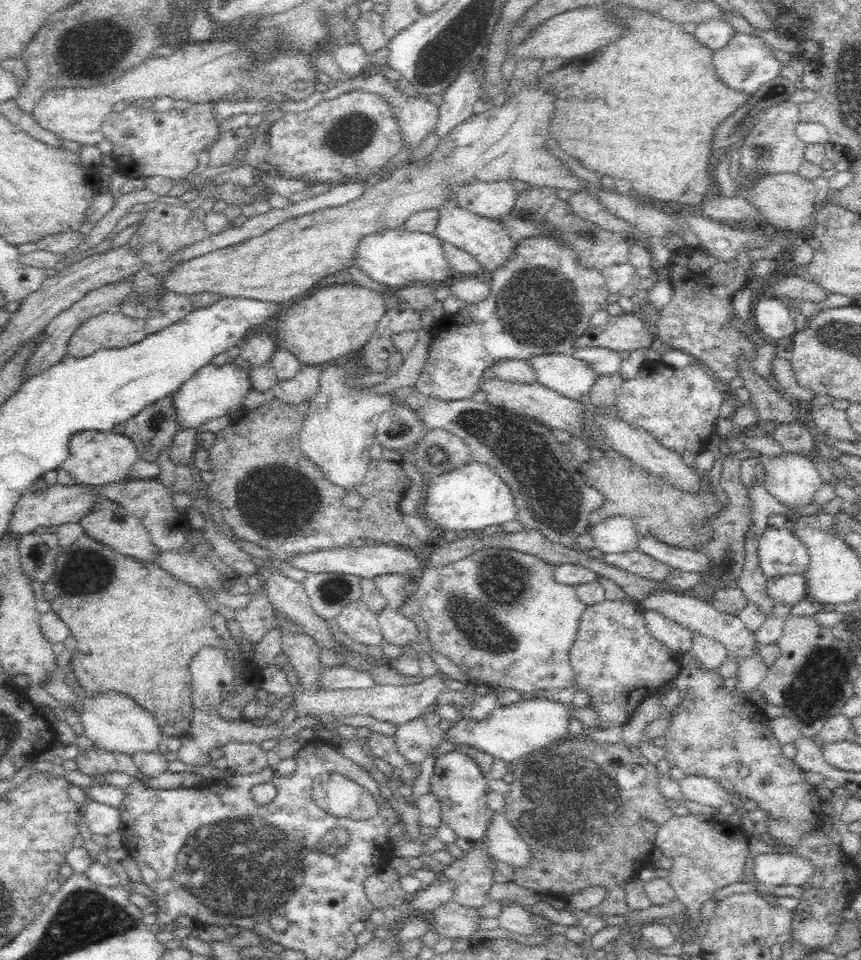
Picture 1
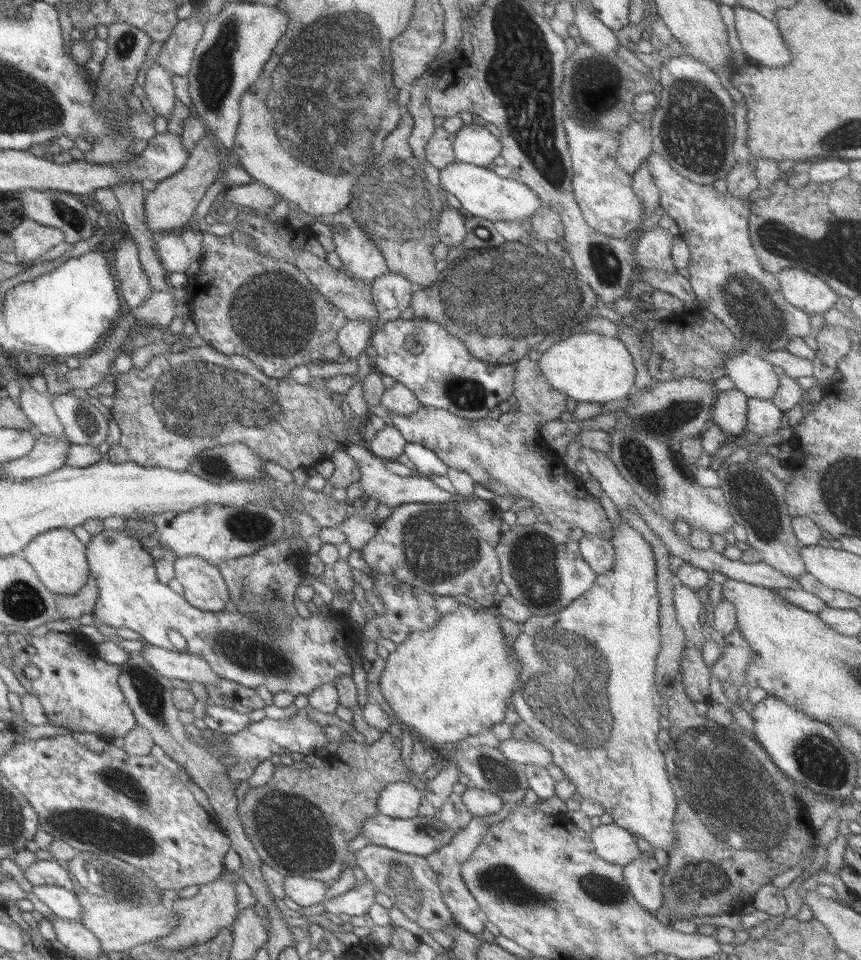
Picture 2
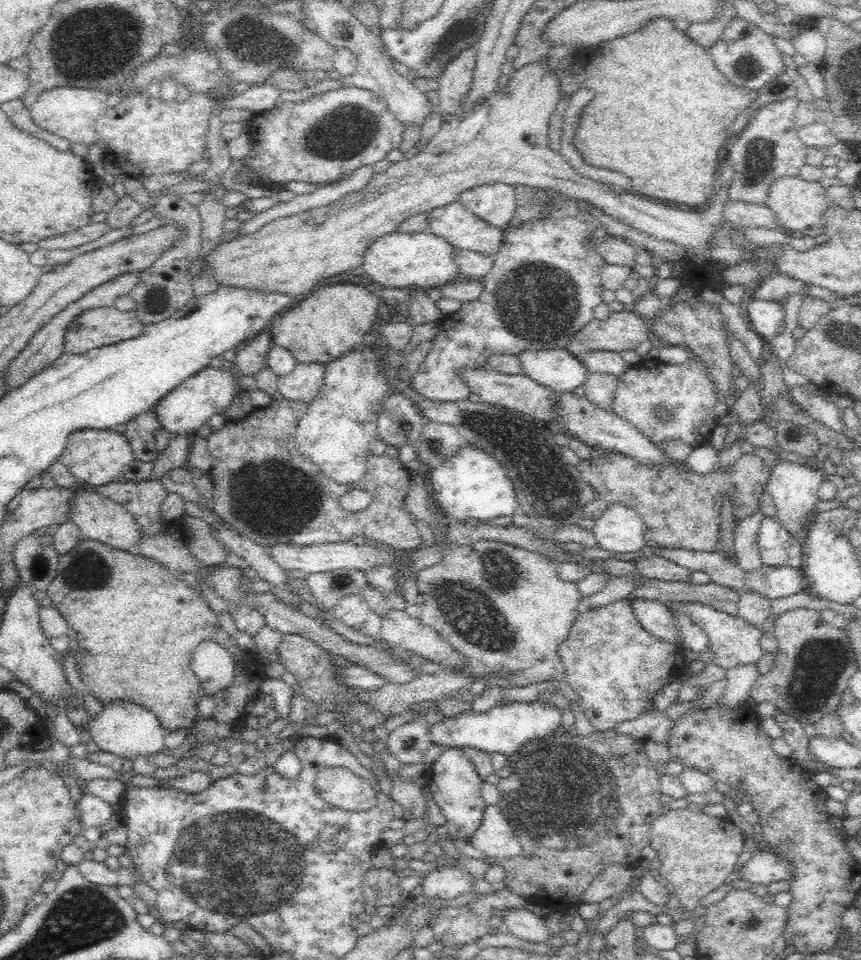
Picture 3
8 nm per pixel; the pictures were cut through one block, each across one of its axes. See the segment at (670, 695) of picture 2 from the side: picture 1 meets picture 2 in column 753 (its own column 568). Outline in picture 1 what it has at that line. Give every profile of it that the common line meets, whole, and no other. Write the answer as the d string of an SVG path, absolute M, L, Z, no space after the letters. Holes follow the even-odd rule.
M589 736L571 737L544 752L537 753L542 756L535 755L528 762L522 761L508 768L514 776L514 783L510 784L510 793L504 798L505 814L532 851L530 868L516 870L515 883L537 893L551 890L562 900L570 893L601 886L605 897L597 911L608 916L623 916L629 912L626 884L644 867L649 867L660 828L675 816L673 803L662 796L658 788L657 766L640 755L638 744L632 748L623 742L598 745Z

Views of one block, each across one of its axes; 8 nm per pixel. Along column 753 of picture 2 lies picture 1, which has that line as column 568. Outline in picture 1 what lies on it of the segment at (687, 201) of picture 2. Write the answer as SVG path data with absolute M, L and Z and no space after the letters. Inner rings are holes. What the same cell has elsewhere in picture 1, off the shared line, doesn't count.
M534 238L528 241L523 241L517 244L516 252L514 252L513 260L507 263L506 267L503 267L500 271L497 271L494 275L487 277L491 282L490 296L480 302L480 304L470 304L458 311L454 315L447 315L444 320L435 323L431 331L432 344L430 344L430 350L428 350L428 357L424 370L420 374L416 382L416 388L426 396L434 397L435 399L445 400L452 402L453 400L466 400L471 399L474 392L478 392L480 388L482 374L484 370L488 368L494 369L495 364L502 362L502 360L532 360L540 356L554 355L554 354L566 354L571 355L572 350L575 348L576 342L586 334L586 330L589 328L589 320L596 314L596 312L602 312L607 310L607 306L610 304L608 296L611 295L610 289L608 289L606 280L602 275L596 273L596 271L586 271L582 269L576 260L578 257L573 252L567 249L562 249L556 241L552 239Z

